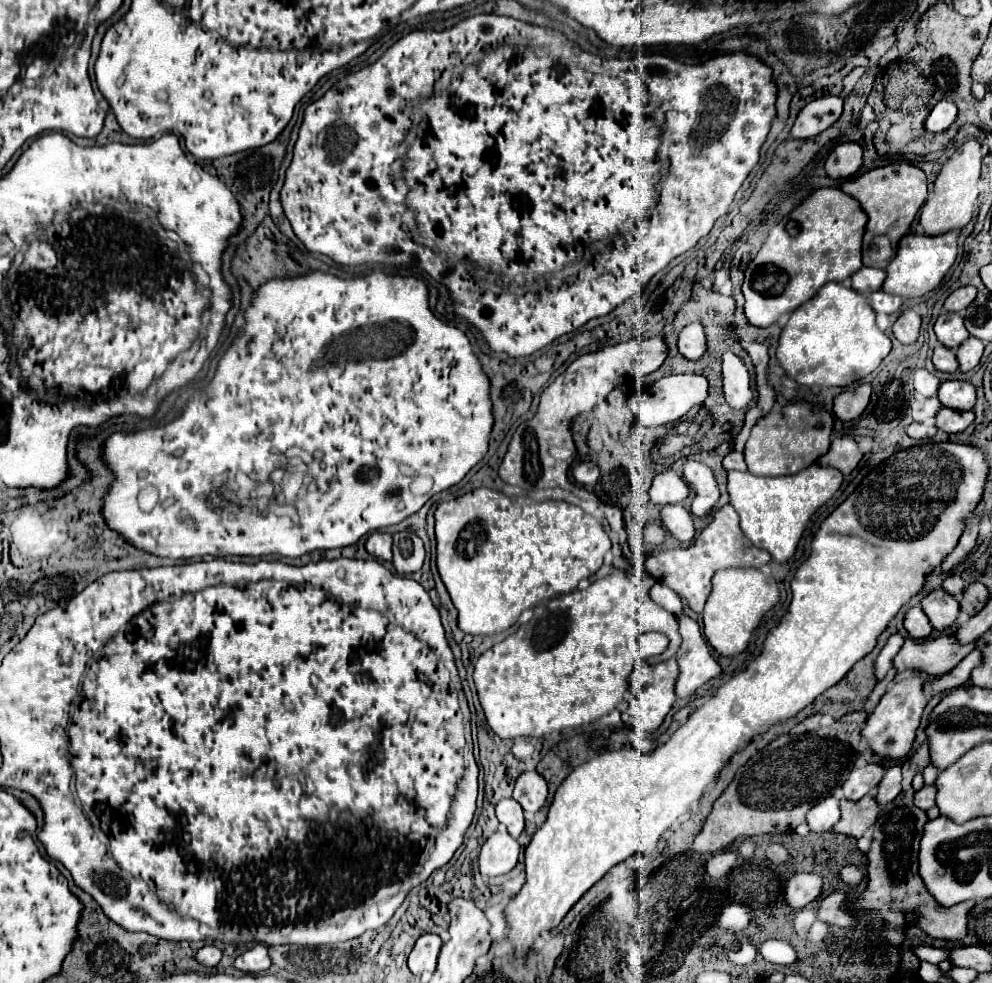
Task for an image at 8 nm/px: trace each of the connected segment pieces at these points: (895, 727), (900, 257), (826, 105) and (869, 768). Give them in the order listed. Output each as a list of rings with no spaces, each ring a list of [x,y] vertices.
[[[910,677],[906,681],[900,681],[896,685],[892,685],[878,701],[876,709],[868,715],[866,725],[862,729],[862,735],[866,737],[870,749],[878,755],[878,757],[888,757],[888,759],[904,759],[914,743],[914,735],[916,729],[920,725],[920,717],[922,711],[926,707],[928,699],[922,691],[922,679],[920,677]]]
[[[948,231],[942,235],[918,235],[918,233],[908,233],[900,239],[896,257],[890,261],[886,267],[886,281],[884,281],[884,291],[890,295],[900,295],[900,297],[922,297],[936,289],[948,269],[954,265],[956,255],[958,255],[958,231]]]
[[[836,95],[820,97],[810,101],[796,117],[796,123],[792,127],[794,139],[810,139],[818,133],[826,131],[830,125],[838,121],[842,115],[842,99]]]
[[[868,763],[864,767],[856,767],[856,769],[852,769],[846,783],[842,785],[842,795],[850,801],[856,801],[868,793],[874,793],[882,775],[884,775],[884,769],[878,763]]]

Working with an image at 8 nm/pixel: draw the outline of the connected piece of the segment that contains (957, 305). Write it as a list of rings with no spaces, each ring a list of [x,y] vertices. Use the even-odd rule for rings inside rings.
[[[960,287],[960,289],[956,289],[948,299],[946,299],[946,303],[944,303],[944,309],[946,311],[956,311],[956,313],[960,313],[960,311],[964,311],[974,299],[976,299],[976,287]]]

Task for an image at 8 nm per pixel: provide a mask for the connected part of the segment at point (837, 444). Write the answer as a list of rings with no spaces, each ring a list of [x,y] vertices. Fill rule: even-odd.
[[[844,435],[844,437],[836,437],[830,445],[830,451],[822,455],[816,463],[820,463],[822,467],[834,467],[844,475],[850,475],[860,459],[862,459],[862,451],[858,449],[856,441]]]

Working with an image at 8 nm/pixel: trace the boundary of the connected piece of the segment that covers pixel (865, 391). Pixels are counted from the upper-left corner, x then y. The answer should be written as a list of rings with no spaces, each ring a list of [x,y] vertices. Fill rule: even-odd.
[[[868,383],[858,385],[852,391],[844,391],[834,399],[834,413],[842,419],[842,421],[852,421],[858,419],[862,415],[862,411],[866,409],[868,401],[870,401],[870,393],[872,387]]]

